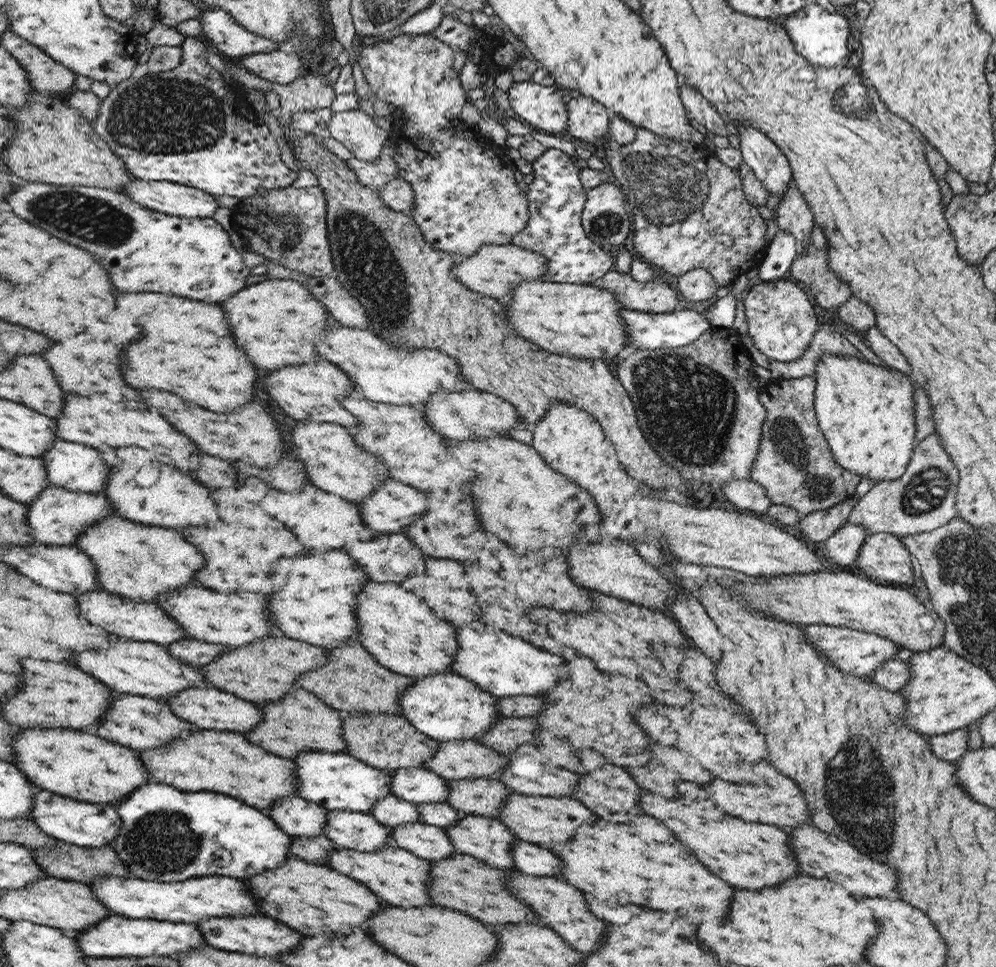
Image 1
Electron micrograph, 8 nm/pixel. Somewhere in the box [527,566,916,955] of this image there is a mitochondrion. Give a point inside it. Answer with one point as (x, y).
(856, 794)

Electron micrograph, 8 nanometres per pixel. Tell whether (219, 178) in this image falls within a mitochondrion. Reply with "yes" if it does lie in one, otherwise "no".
no

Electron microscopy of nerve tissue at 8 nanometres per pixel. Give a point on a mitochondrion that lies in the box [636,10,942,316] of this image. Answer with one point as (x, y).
(849, 104)

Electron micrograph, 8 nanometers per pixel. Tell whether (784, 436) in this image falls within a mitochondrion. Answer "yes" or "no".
yes

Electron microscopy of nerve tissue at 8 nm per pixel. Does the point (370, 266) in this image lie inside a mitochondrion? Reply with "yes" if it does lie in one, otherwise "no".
yes

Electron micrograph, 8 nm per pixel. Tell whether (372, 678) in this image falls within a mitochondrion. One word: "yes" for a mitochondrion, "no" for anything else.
no

